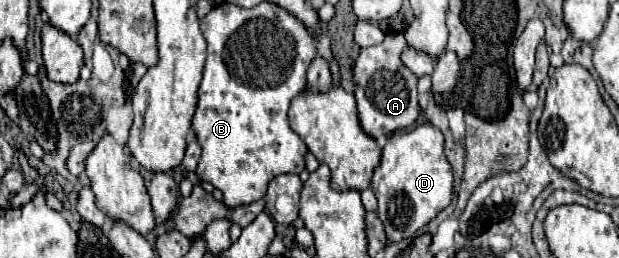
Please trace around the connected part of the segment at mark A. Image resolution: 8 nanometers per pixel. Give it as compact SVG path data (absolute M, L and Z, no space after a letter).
M387 34L377 46L361 50L355 60L355 98L359 110L359 122L367 136L377 140L379 136L389 136L397 130L409 128L419 116L417 102L417 76L407 70L401 62L401 52L407 48L403 34Z

